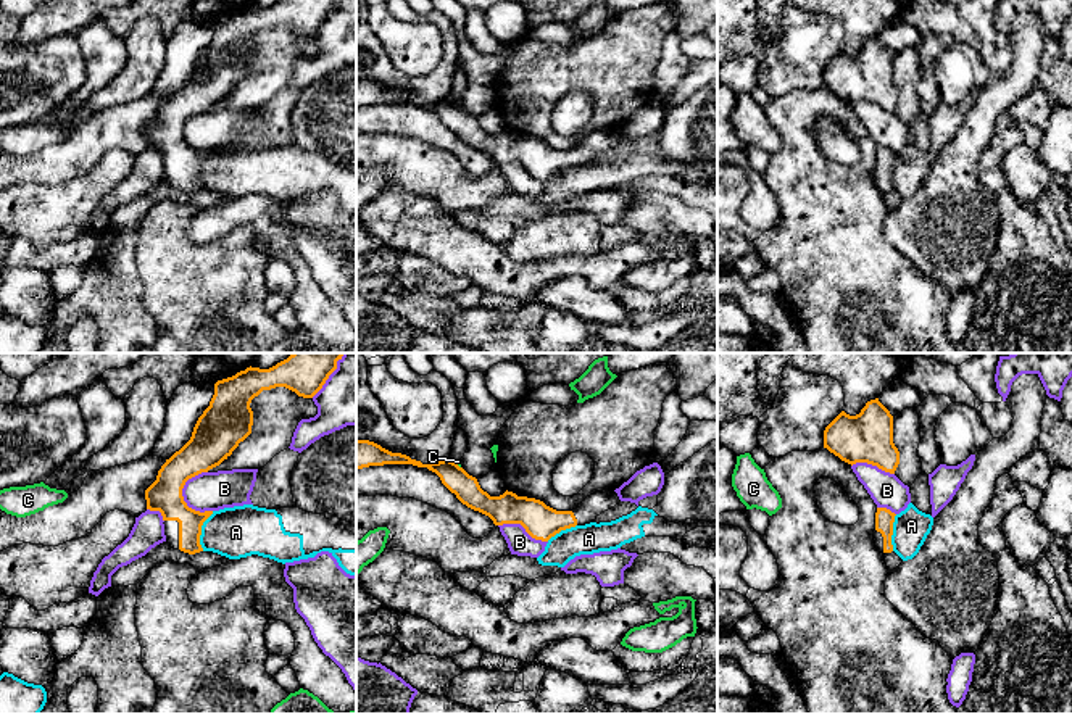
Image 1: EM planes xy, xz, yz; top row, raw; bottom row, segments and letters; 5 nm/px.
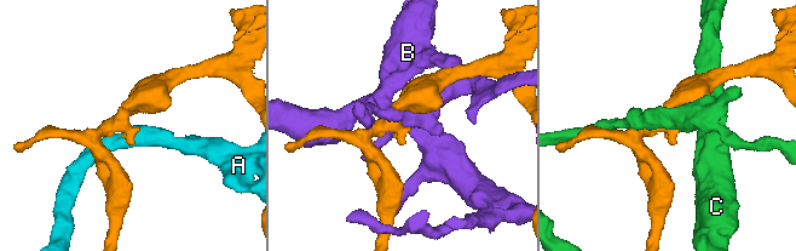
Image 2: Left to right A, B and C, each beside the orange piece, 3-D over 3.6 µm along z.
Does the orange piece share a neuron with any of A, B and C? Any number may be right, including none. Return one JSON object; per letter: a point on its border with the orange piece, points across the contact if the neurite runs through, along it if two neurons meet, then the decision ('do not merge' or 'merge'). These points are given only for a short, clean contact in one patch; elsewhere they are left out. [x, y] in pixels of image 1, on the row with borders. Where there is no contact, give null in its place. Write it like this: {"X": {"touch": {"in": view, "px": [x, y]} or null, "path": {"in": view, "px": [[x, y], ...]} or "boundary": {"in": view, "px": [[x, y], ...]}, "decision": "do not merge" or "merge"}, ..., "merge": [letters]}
{"A": {"touch": {"in": "xy", "px": [200, 531]}, "decision": "do not merge"}, "B": {"touch": {"in": "xy", "px": [181, 490]}, "decision": "do not merge"}, "C": {"touch": {"in": "xz", "px": [458, 466]}, "decision": "do not merge"}, "merge": []}

